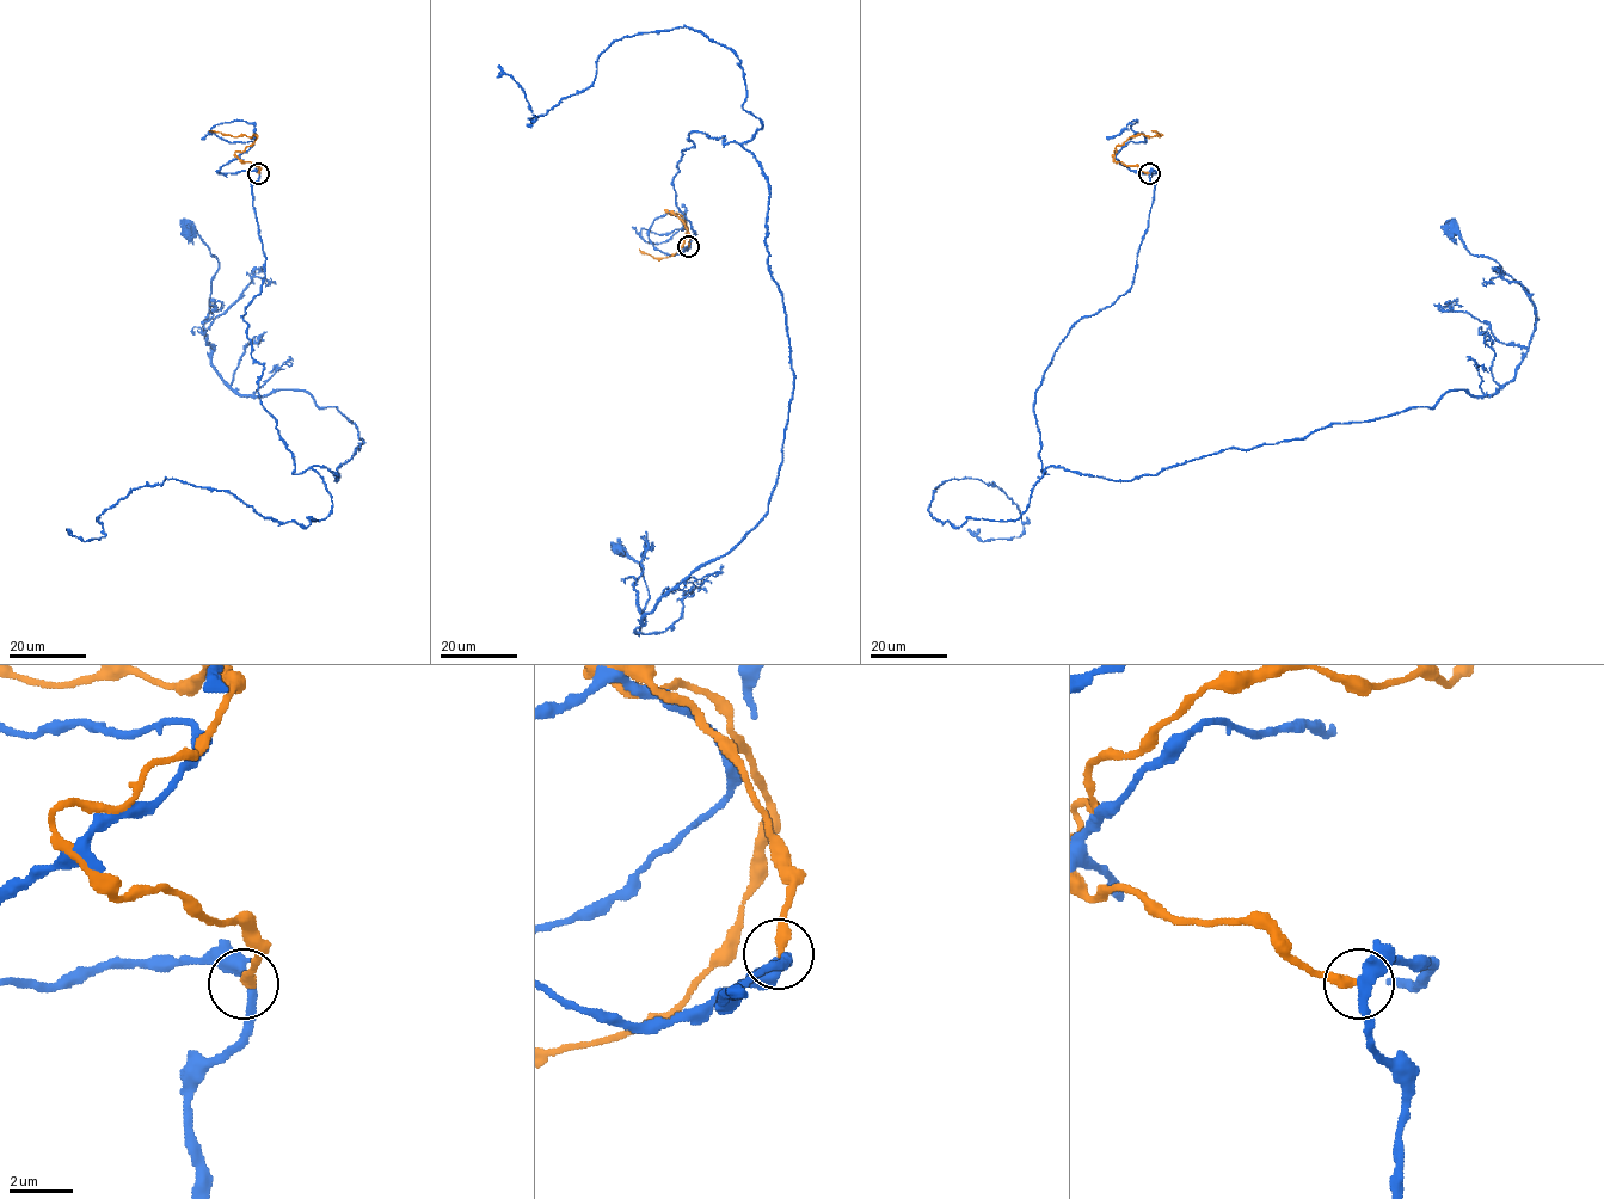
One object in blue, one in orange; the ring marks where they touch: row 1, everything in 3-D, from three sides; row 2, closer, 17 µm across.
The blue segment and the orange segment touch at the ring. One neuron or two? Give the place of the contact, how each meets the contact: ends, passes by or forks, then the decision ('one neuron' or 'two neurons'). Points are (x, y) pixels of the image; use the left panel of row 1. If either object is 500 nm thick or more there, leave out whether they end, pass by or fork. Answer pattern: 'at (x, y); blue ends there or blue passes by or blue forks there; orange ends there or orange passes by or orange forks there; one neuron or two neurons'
at (258, 173); blue passes by; orange ends there; two neurons

